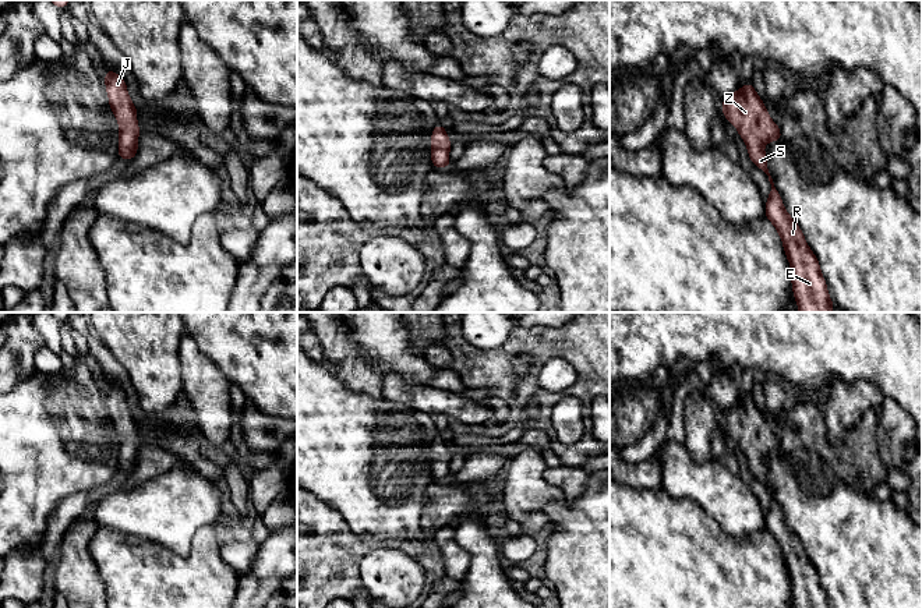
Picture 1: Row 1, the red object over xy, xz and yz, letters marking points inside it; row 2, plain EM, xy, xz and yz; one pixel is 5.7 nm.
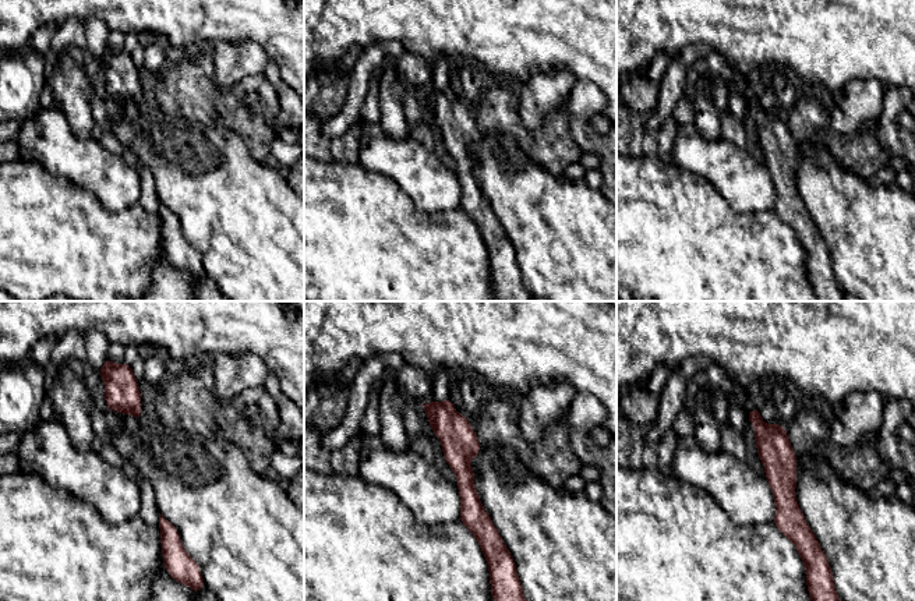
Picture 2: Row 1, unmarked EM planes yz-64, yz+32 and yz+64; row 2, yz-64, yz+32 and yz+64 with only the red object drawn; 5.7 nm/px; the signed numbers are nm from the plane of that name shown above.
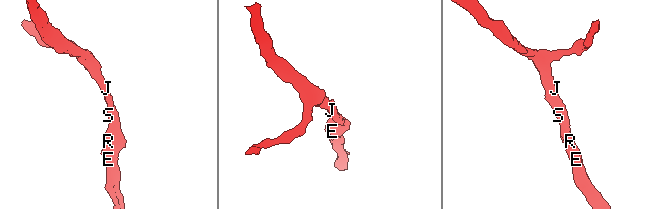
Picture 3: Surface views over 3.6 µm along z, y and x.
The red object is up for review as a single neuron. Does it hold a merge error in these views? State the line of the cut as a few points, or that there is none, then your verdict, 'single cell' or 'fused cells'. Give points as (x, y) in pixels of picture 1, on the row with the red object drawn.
no cut | single cell

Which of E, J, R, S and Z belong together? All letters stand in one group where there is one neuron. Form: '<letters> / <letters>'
E J R S Z

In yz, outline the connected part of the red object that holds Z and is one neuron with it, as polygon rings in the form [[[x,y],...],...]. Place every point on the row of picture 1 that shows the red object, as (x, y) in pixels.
[[[749,82],[721,103],[723,113],[738,128],[739,137],[746,142],[749,158],[760,167],[771,184],[766,201],[766,218],[777,227],[778,236],[791,265],[794,297],[799,312],[833,312],[833,301],[822,276],[816,255],[808,247],[796,222],[787,213],[781,197],[774,187],[767,169],[767,156],[763,146],[770,141],[780,141],[778,126],[770,119],[763,100]]]

